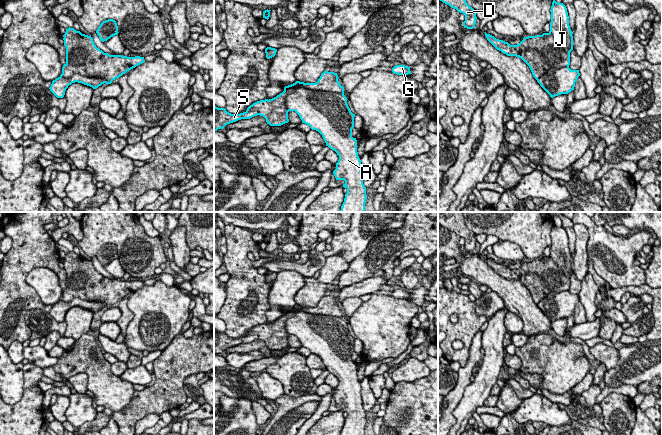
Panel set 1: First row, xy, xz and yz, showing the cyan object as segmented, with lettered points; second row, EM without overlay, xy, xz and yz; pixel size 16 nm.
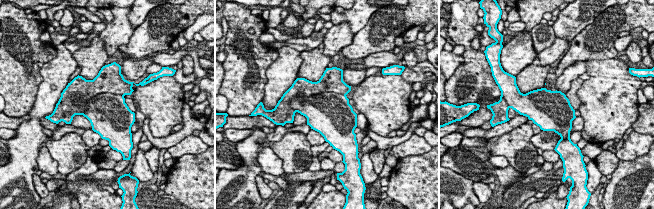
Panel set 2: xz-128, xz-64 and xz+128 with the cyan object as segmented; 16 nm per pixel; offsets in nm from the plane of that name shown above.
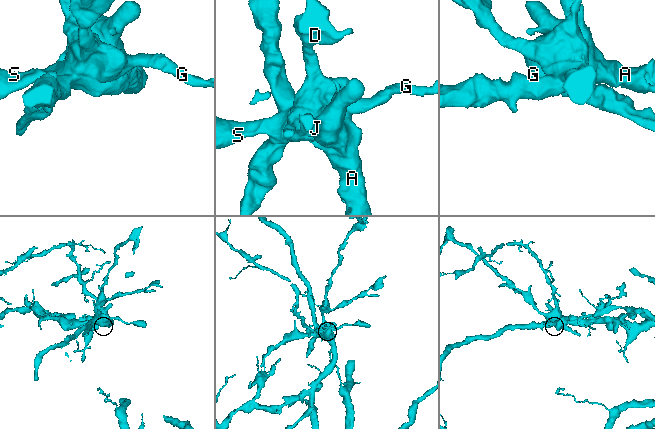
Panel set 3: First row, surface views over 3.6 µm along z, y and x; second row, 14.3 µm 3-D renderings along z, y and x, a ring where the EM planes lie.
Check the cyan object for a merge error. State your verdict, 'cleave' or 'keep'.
cleave

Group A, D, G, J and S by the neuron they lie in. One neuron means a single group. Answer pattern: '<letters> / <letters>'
A J / D G S

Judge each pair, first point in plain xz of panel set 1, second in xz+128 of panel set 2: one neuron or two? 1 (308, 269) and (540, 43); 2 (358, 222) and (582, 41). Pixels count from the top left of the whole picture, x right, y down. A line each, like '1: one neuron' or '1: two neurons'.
1: one neuron
2: two neurons

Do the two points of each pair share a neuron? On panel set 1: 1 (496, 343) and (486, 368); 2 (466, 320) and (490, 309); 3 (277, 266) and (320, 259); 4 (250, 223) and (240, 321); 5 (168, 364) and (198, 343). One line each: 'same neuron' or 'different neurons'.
1: same neuron
2: different neurons
3: same neuron
4: different neurons
5: same neuron

